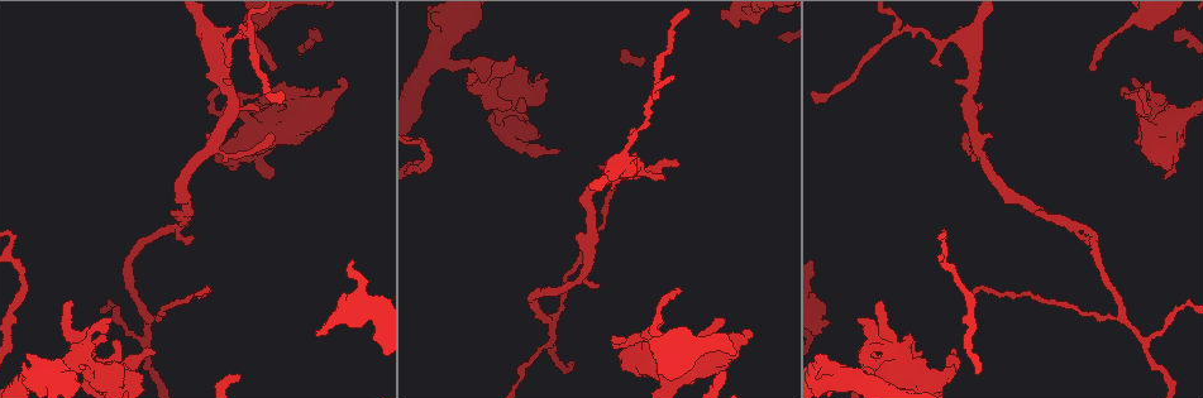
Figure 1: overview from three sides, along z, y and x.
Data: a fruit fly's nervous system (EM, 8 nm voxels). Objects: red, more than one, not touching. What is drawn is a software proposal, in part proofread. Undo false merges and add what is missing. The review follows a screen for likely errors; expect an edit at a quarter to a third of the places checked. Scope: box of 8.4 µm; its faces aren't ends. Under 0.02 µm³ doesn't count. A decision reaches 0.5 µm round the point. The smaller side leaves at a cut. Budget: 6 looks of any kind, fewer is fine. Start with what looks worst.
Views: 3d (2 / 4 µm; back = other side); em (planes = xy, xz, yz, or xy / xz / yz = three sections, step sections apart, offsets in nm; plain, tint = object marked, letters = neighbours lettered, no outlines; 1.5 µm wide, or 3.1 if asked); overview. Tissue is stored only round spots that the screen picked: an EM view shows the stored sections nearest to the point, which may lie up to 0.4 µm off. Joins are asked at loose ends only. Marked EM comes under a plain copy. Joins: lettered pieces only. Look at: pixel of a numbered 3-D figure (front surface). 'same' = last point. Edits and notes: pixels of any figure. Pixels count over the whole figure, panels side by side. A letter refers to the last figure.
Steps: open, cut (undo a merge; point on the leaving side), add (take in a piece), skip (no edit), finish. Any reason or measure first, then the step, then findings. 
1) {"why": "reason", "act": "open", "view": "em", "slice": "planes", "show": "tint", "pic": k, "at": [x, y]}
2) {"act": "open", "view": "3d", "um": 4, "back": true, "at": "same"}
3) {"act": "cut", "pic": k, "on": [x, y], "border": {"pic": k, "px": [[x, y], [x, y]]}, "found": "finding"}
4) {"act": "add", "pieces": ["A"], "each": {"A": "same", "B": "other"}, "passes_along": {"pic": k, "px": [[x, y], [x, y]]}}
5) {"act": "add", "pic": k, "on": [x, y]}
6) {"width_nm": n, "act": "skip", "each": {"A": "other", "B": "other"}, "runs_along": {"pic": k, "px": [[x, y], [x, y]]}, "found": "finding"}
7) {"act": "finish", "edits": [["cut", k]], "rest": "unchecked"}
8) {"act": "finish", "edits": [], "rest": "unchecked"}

{"why": "free end", "act": "open", "view": "3d", "um": 4, "pic": 1, "at": [194, 237]}

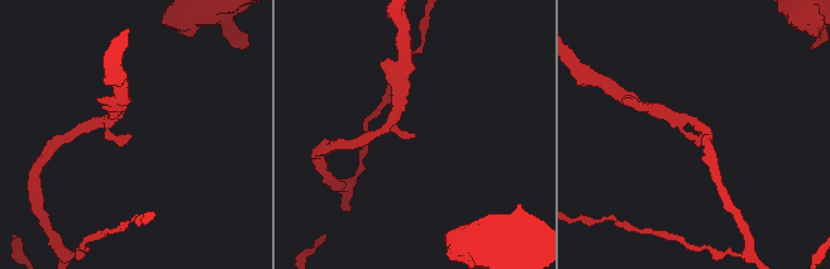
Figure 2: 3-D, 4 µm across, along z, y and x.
{"act": "open", "view": "em", "slice": "yz", "step": 8, "show": "letters", "pic": 2, "at": [128, 136]}

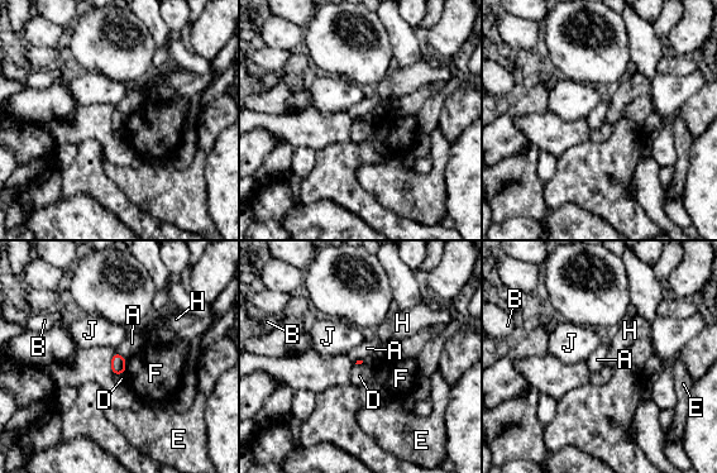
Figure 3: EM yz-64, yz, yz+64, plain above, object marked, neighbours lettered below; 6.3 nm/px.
{"act": "open", "view": "em", "slice": "planes", "show": "letters", "at": "same"}

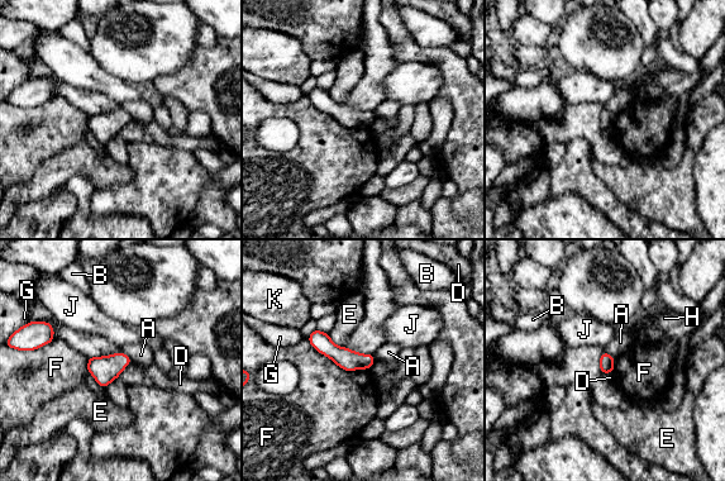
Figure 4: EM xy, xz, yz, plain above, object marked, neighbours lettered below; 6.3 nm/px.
{"width_nm": 100, "act": "skip", "each": {"A": "other", "B": "other", "D": "other", "E": "other", "F": "other", "G": "other", "H": "other", "J": "other", "K": "other"}, "found": "none of them fits"}

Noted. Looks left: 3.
{"why": "branch stops here", "act": "open", "view": "3d", "um": 4, "pic": 1, "at": [1169, 175]}

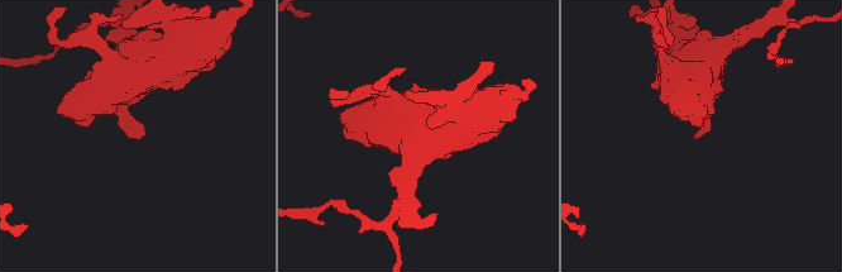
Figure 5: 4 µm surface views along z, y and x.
{"act": "open", "view": "em", "slice": "planes", "show": "letters", "pic": 5, "at": [697, 136]}

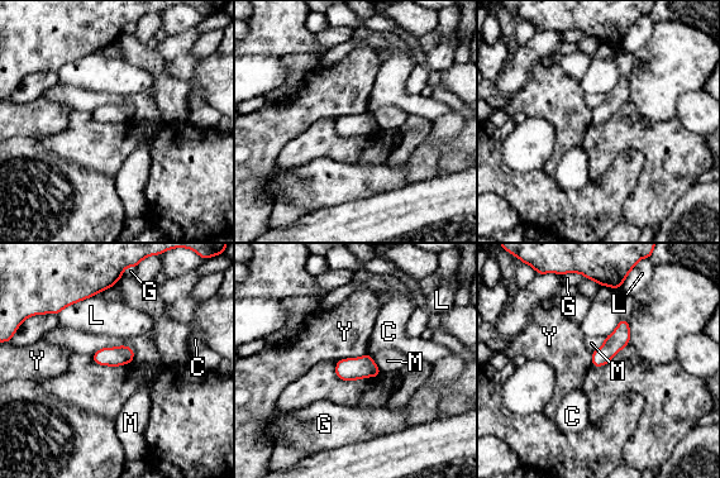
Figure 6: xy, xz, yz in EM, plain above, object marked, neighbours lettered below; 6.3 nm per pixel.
{"width_nm": 120, "act": "skip", "each": {"C": "other", "G": "other", "L": "other", "M": "other", "Y": "other"}, "border": {"pic": 6, "px": [[366, 353], [338, 361]]}, "found": "none of them fits"}

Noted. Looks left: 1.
{"act": "finish", "edits": [], "rest": "unchecked"}

